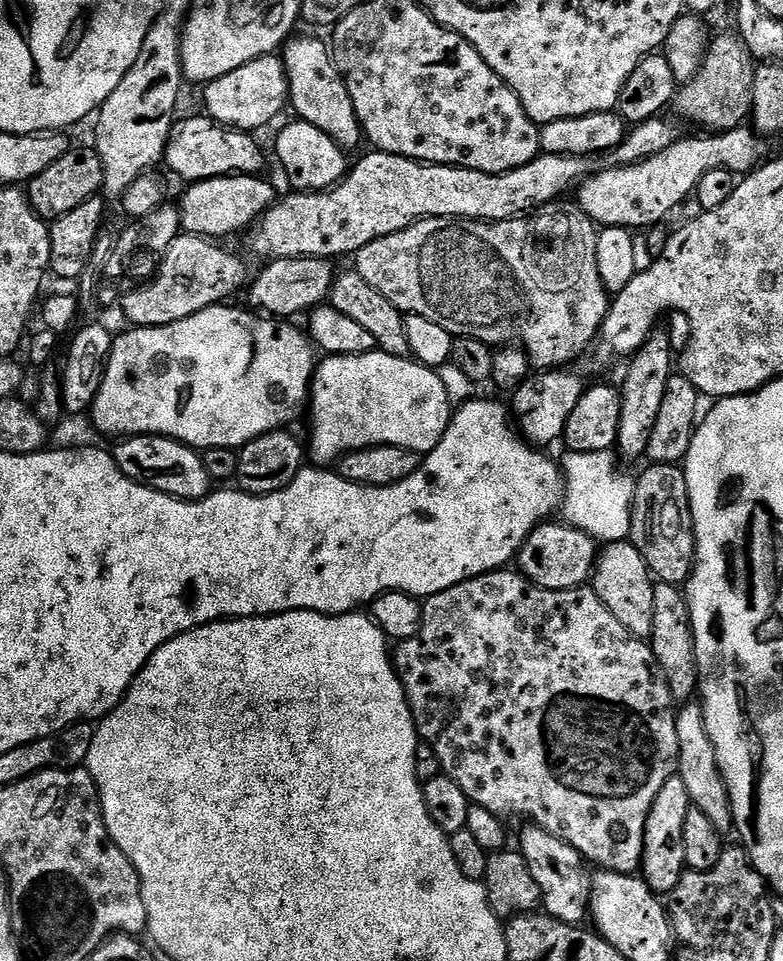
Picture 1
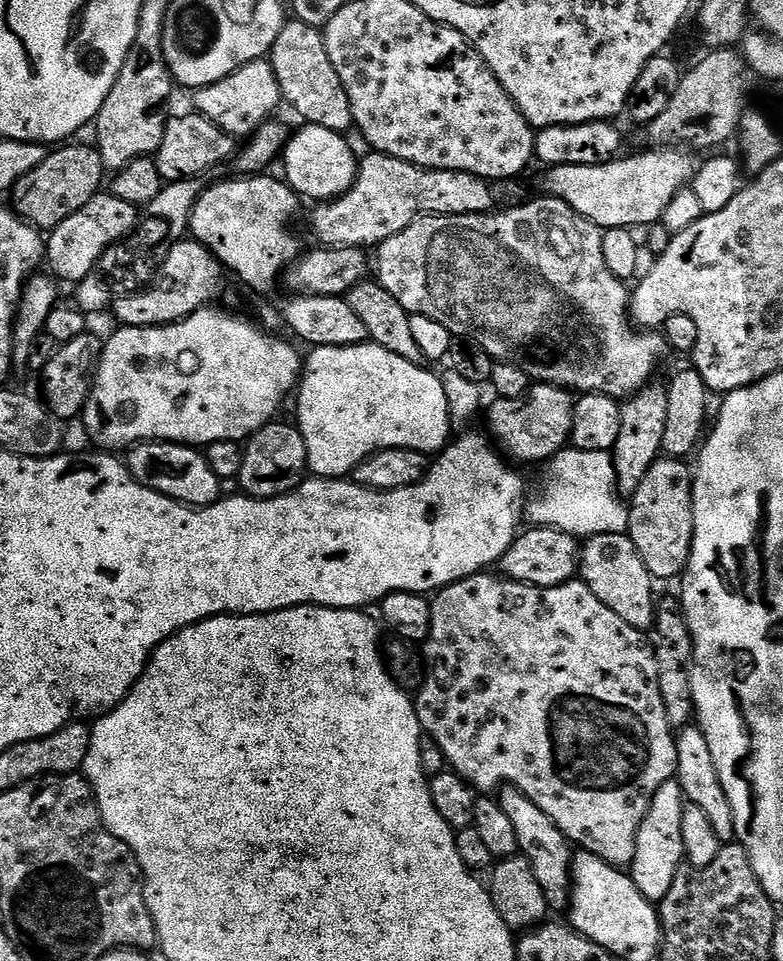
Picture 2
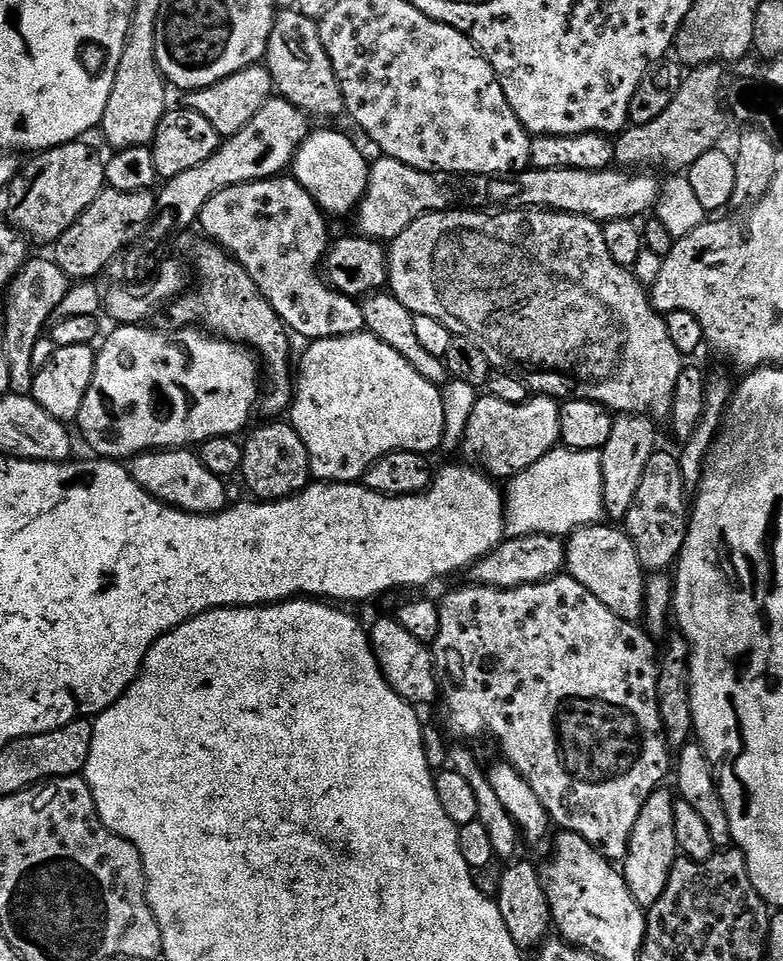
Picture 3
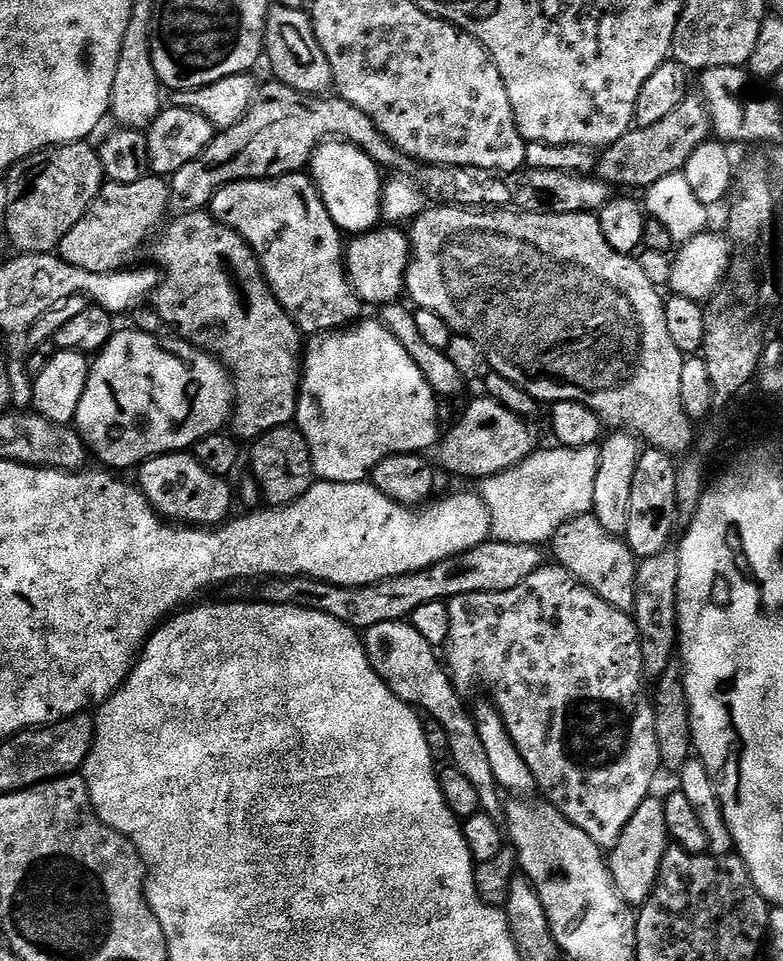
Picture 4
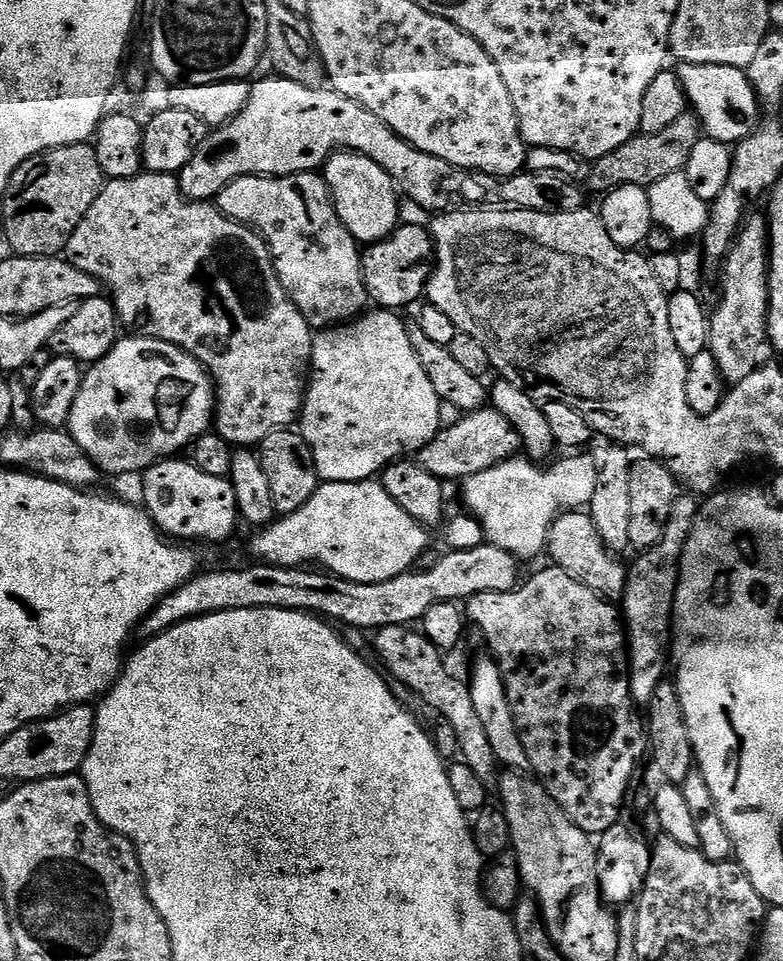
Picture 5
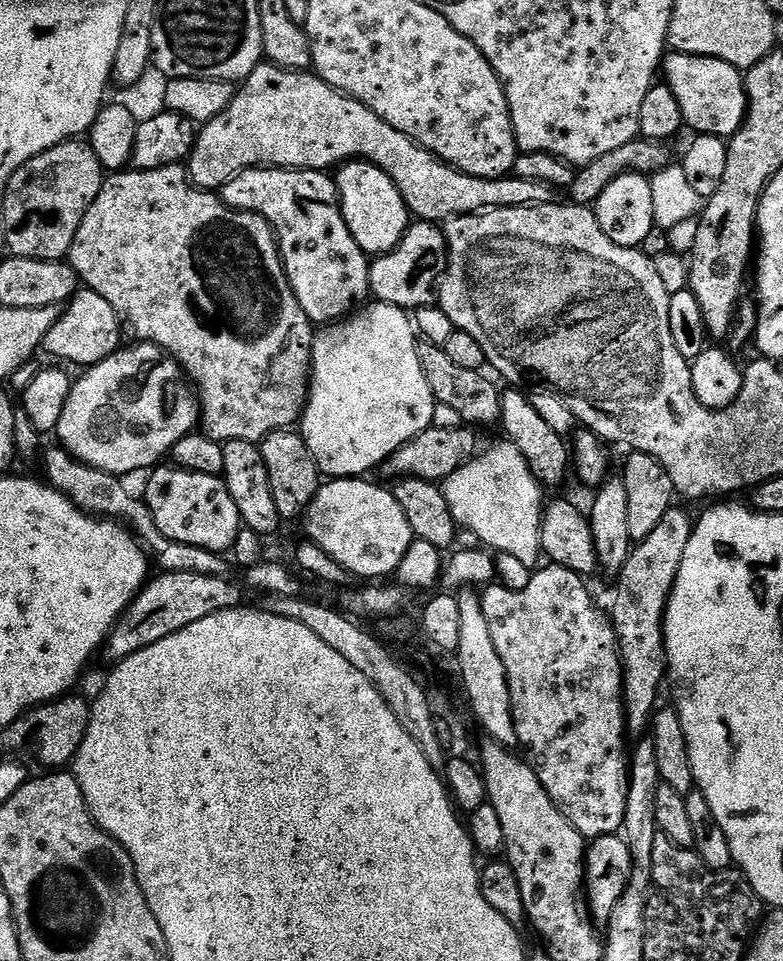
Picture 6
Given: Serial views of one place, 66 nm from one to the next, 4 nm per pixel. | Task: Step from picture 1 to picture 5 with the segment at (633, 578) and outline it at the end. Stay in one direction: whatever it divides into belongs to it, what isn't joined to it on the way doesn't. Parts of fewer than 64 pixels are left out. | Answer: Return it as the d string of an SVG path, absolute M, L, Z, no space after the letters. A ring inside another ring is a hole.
M564 510L557 515L556 521L548 531L546 556L552 559L549 561L555 567L566 570L570 578L578 578L578 582L590 586L590 590L594 590L605 600L616 602L623 597L628 577L628 564L620 561L621 557L607 548L587 511Z

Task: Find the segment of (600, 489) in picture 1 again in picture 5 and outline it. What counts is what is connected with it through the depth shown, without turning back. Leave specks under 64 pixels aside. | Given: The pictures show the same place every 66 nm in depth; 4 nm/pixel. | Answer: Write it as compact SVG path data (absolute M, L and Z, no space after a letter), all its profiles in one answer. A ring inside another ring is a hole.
M568 454L565 460L547 466L527 458L513 458L466 477L462 481L464 504L468 507L465 509L482 526L485 541L502 546L502 550L521 561L539 552L541 555L548 542L550 526L558 513L577 506L588 506L591 502L598 480L598 464L595 459L592 461L584 455L588 454Z

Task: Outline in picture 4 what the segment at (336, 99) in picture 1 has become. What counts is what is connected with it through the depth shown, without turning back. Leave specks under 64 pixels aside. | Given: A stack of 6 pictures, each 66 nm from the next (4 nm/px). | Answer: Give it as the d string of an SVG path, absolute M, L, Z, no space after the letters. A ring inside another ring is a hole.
M279 2L273 3L268 10L268 30L264 34L264 51L266 64L268 60L273 74L276 75L273 77L279 83L298 90L303 96L323 97L333 91L330 62L326 62L326 54L322 54L322 46L318 46L312 17L307 11L284 8Z

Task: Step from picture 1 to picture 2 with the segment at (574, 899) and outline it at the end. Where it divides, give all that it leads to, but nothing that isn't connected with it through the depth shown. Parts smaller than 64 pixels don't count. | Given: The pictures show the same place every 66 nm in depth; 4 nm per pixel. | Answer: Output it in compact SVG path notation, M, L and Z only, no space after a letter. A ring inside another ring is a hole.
M505 786L499 789L498 803L514 826L519 855L525 856L530 866L534 866L534 878L538 878L538 886L542 886L546 894L549 909L567 909L572 886L573 845L564 837L562 830L558 830L558 826L554 826L554 822L546 818L546 814L542 814L542 810L538 810L538 806L534 806L534 802L530 802L517 788Z

